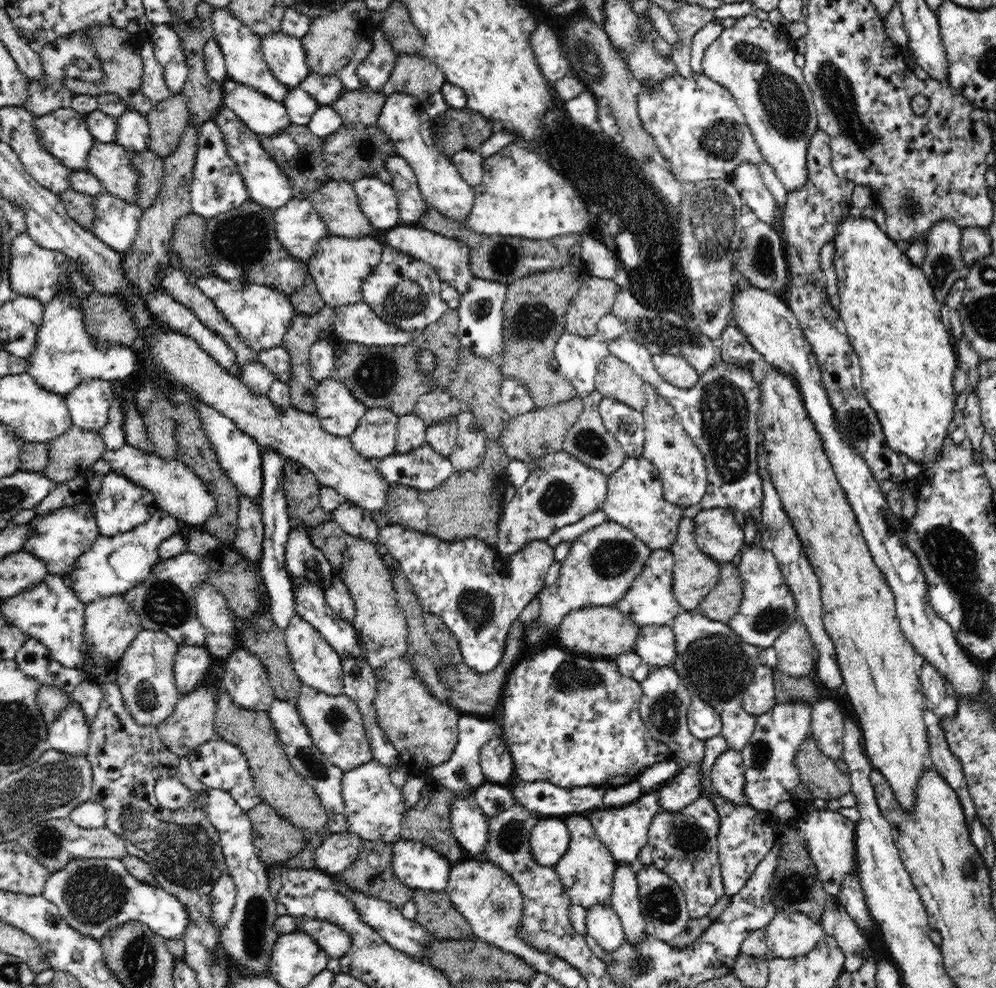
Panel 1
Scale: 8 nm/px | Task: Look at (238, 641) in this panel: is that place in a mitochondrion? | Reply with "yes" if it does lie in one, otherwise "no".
no

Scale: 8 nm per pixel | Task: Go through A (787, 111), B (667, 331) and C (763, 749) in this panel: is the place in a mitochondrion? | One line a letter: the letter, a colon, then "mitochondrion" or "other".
A: mitochondrion
B: mitochondrion
C: mitochondrion

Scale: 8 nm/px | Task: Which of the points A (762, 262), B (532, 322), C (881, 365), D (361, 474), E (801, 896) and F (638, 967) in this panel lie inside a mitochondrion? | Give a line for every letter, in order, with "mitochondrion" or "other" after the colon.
A: mitochondrion
B: mitochondrion
C: other
D: other
E: mitochondrion
F: mitochondrion

